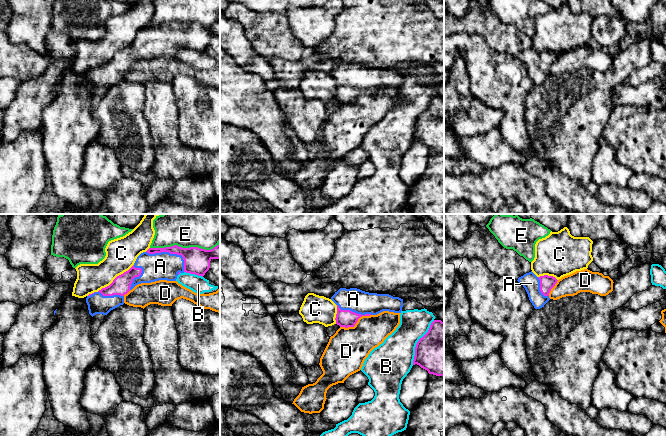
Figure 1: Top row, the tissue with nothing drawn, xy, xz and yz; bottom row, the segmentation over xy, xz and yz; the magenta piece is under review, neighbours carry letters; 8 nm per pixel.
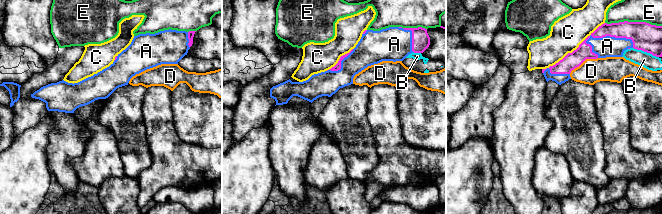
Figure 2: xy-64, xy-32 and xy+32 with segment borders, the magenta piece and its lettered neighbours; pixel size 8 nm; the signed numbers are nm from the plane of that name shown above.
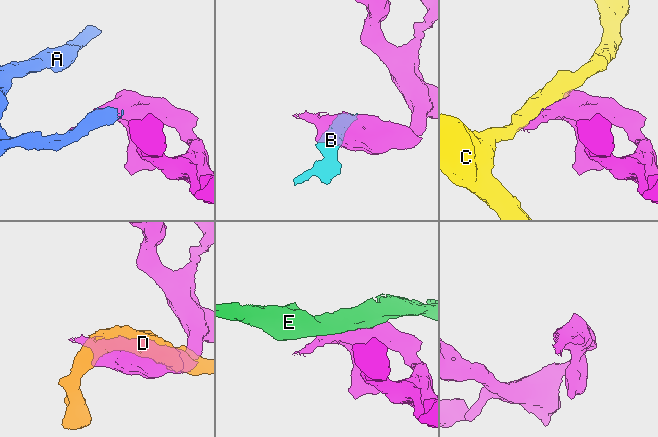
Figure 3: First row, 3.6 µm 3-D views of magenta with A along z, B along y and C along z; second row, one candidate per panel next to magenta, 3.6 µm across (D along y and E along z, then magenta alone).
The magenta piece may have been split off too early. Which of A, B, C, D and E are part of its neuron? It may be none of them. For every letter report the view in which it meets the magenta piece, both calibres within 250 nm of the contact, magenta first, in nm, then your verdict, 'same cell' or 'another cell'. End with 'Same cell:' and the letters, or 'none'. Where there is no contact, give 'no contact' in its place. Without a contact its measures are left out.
A: xy | 200/220 nm | same cell
B: xz | 400/320 nm | another cell
C: xy | 150/260 nm | another cell
D: xz | 140/320 nm | another cell
E: xy | 200/200 nm | another cell
Same cell: A

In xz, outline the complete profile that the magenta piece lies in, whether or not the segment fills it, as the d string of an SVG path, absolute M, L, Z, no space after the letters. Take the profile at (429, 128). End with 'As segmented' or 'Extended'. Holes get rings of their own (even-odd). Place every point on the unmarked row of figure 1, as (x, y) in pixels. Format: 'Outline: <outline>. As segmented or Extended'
Outline: M434 96L428 108L417 118L415 140L429 150L444 152L444 98L441 96Z. As segmented

